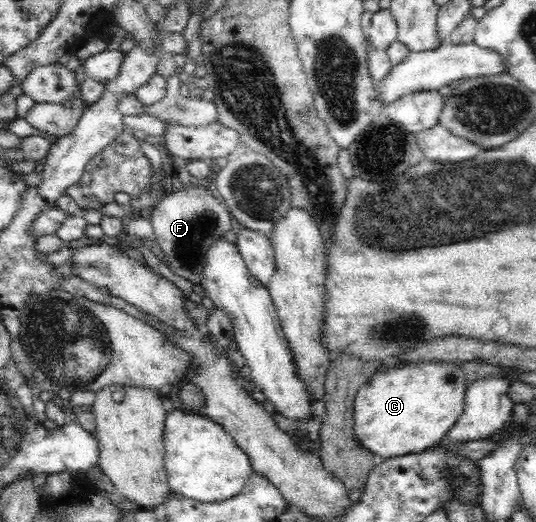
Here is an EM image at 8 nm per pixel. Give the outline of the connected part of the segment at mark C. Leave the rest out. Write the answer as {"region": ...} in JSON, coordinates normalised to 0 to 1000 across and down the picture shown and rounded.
{"region":[[[854,695],[741,697],[716,713],[701,711],[662,757],[657,831],[707,883],[784,868],[826,841],[864,793],[871,739]]]}

